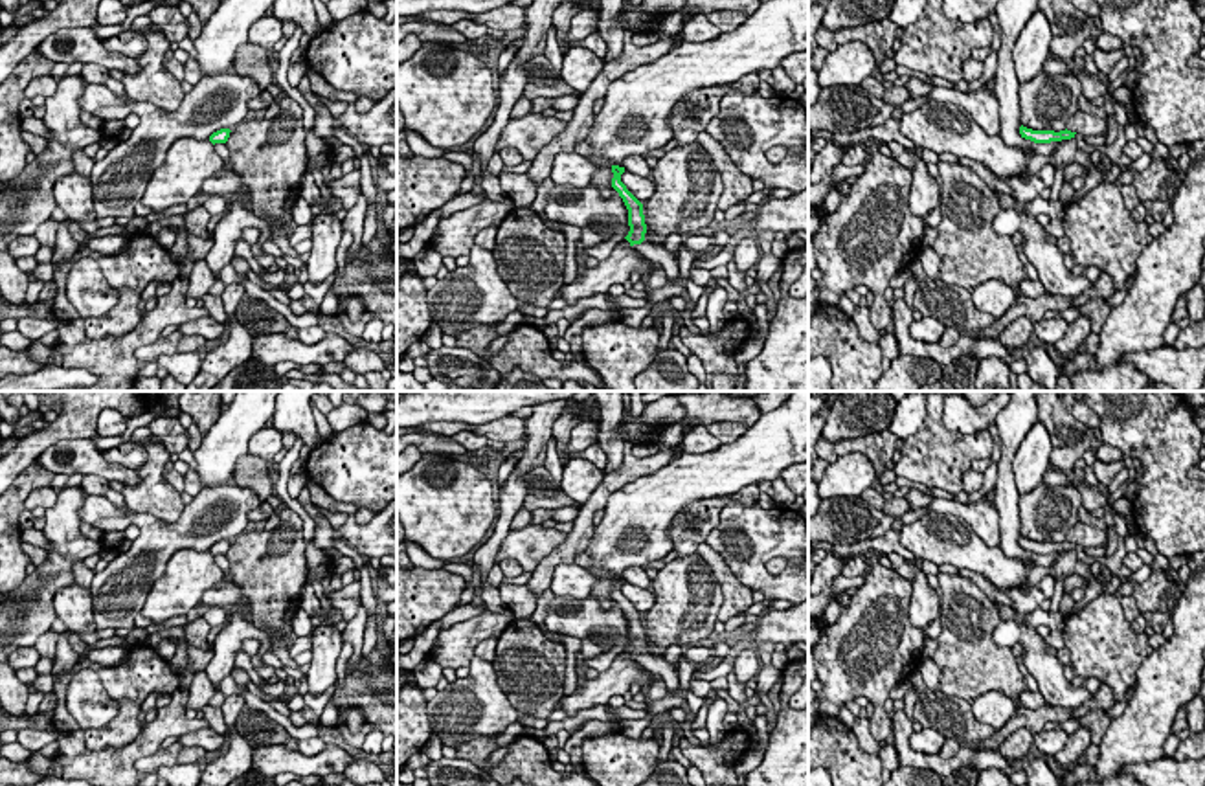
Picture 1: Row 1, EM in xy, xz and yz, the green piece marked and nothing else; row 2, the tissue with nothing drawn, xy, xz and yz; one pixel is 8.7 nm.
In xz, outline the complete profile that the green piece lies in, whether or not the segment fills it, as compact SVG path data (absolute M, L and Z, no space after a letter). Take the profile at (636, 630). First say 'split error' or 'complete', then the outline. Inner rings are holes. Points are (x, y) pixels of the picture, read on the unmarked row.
split error; M612 577L612 584L614 584L612 599L619 604L619 608L623 610L628 621L630 643L625 650L645 670L663 679L669 692L678 692L680 678L674 667L667 663L663 657L652 657L650 654L645 652L647 635L645 635L645 626L643 626L643 615L621 593L621 586L625 584L625 578Z

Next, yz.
complete; M1019 538L1019 545L1021 549L1025 551L1030 551L1034 555L1051 555L1051 553L1062 553L1062 551L1071 551L1075 549L1076 544L1071 544L1071 542L1060 542L1060 544L1054 544L1054 542L1032 542L1032 540L1027 540L1027 538Z

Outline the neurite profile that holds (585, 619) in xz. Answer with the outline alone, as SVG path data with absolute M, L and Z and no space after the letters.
M555 597L547 604L544 624L549 632L591 639L601 646L623 646L630 643L628 621L615 601L610 610L602 610L595 599Z

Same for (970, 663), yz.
M939 573L940 635L933 661L939 667L937 691L974 703L997 691L1016 700L1029 691L1012 648L992 639L1001 623L996 602L970 578Z

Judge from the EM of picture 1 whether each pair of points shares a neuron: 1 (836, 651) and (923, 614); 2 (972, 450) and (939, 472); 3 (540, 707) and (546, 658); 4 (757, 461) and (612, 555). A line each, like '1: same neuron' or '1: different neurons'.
1: different neurons
2: same neuron
3: same neuron
4: same neuron

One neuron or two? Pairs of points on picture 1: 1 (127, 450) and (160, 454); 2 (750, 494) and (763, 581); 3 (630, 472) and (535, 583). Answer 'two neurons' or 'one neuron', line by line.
1: two neurons
2: two neurons
3: one neuron

